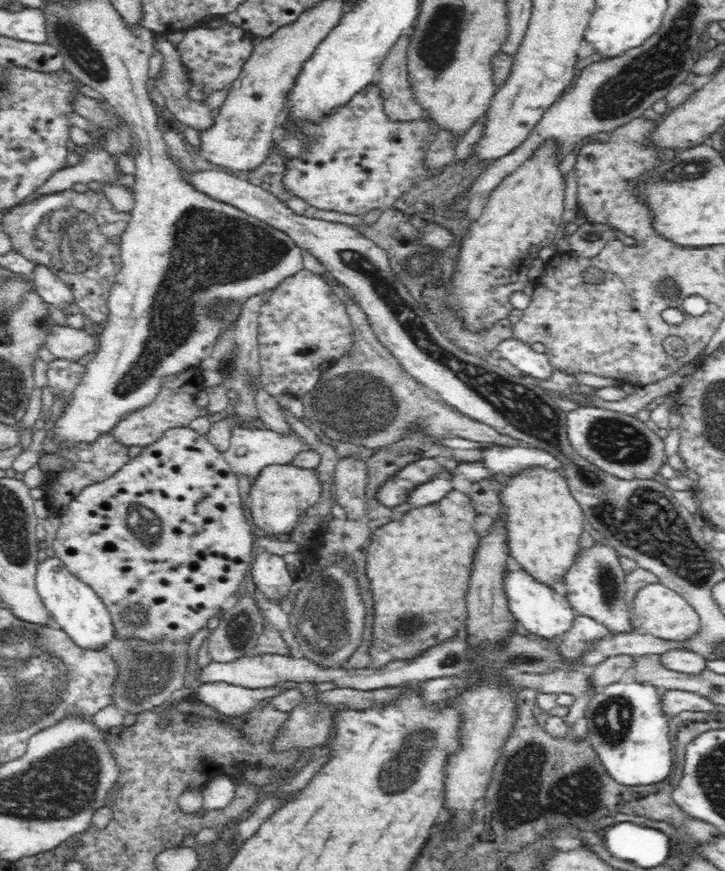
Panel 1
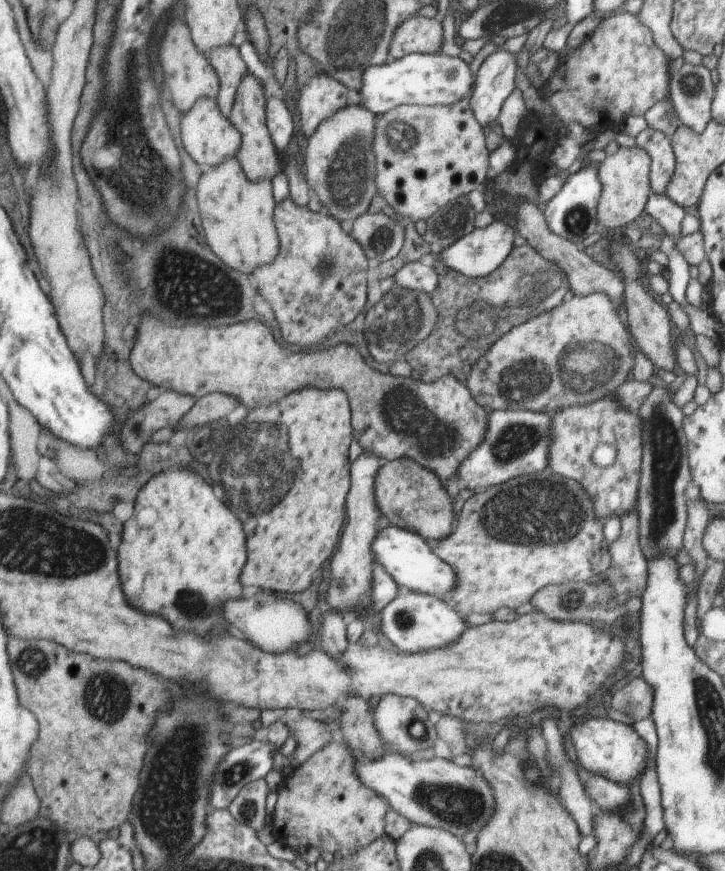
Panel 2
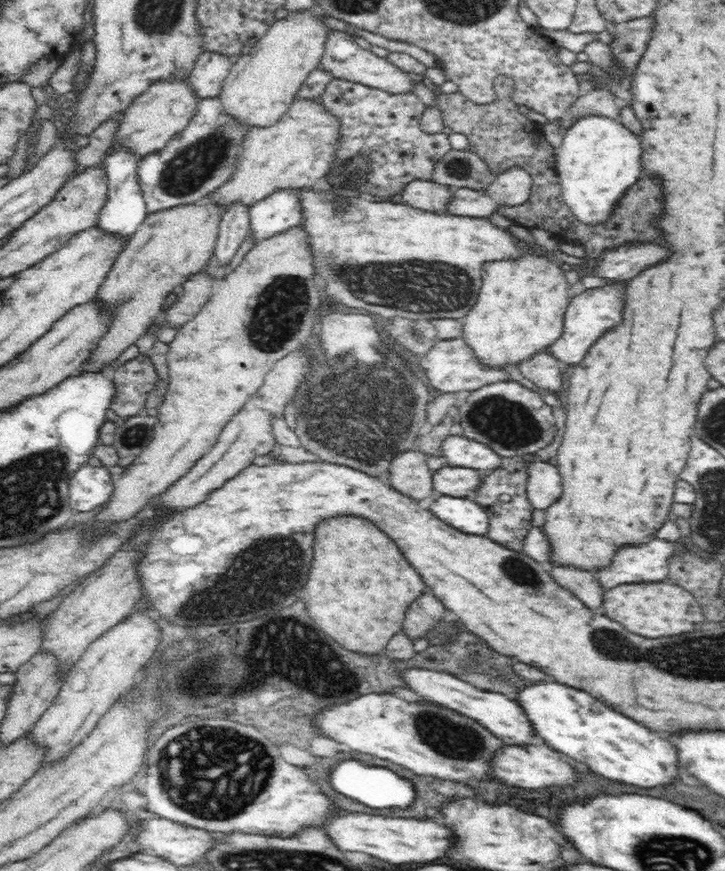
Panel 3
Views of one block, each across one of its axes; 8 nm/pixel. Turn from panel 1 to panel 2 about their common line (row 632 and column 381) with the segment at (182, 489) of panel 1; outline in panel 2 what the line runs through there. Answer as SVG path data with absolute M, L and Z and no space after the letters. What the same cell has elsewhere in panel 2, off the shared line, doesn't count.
M466 99L442 106L400 105L379 116L373 144L377 192L386 200L388 210L404 222L430 218L452 200L482 187L491 174L485 129L470 107Z

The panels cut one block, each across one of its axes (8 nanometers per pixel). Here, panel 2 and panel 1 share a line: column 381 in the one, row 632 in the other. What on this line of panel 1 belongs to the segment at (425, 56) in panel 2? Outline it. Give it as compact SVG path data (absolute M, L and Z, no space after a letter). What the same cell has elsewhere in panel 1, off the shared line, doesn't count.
M46 558L35 570L36 587L41 600L51 618L80 647L104 649L104 646L116 636L112 615L102 600L80 579L76 578L61 558Z

